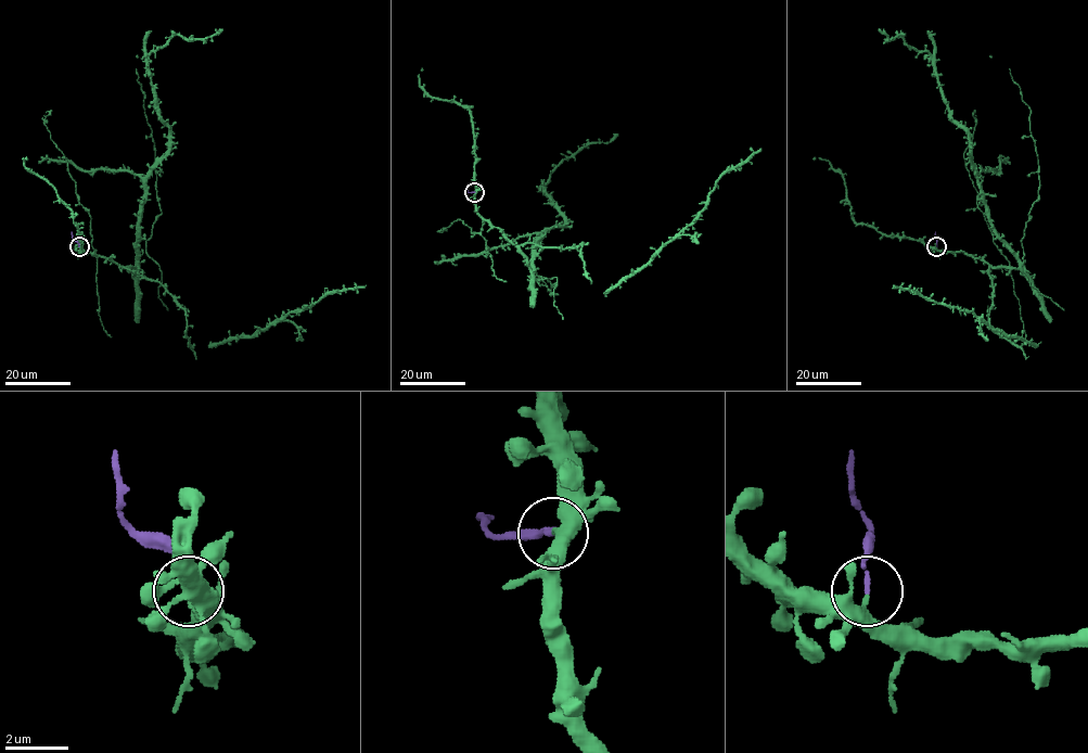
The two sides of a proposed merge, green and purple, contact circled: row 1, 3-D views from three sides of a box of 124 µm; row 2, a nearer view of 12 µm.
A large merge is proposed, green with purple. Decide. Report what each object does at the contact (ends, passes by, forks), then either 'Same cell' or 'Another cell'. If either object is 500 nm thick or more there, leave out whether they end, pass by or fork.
At the ring green ends. At the ring purple ends. Another cell

